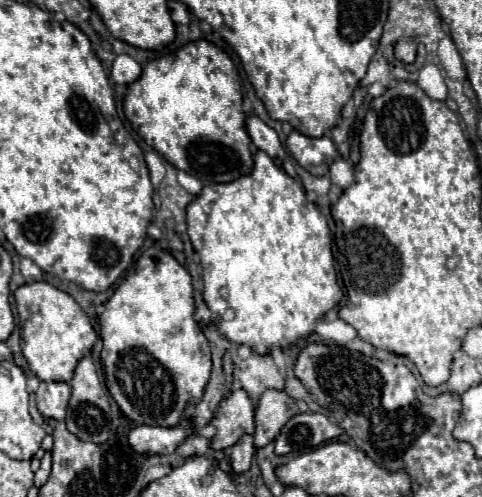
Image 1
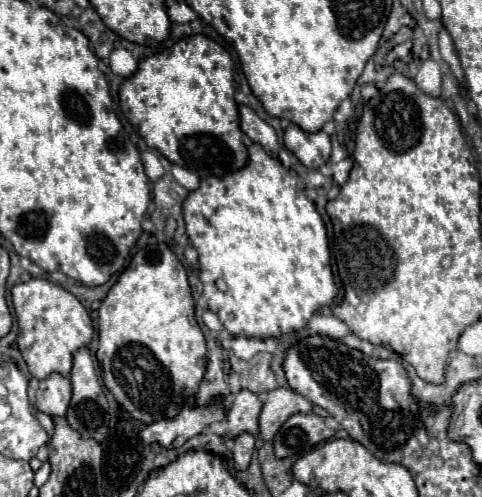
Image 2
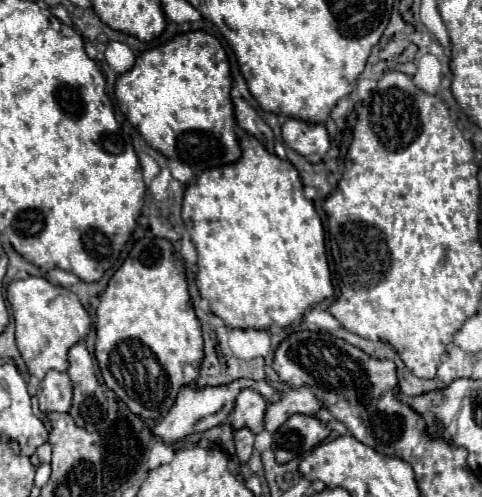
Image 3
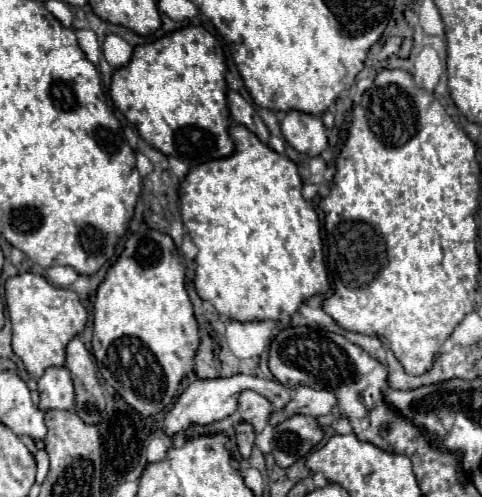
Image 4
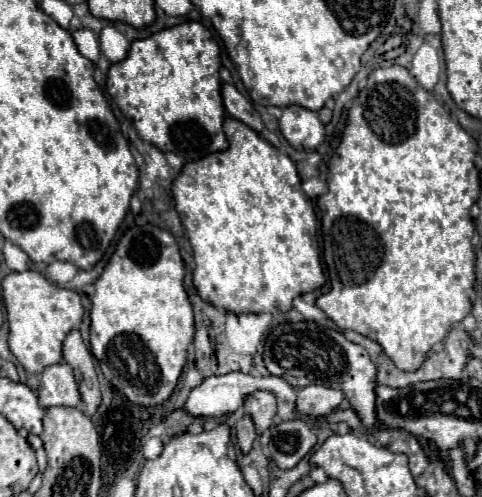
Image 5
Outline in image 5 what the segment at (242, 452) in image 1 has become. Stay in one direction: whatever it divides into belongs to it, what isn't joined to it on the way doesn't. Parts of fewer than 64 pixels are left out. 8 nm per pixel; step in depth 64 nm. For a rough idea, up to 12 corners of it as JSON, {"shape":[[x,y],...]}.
{"shape":[[242,416],[236,424],[238,446],[244,454],[250,452],[256,438],[254,422]]}

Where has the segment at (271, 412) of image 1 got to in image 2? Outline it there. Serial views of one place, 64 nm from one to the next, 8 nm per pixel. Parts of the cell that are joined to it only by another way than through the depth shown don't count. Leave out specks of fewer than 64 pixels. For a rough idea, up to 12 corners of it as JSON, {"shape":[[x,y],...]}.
{"shape":[[290,388],[266,394],[258,438],[270,442],[296,412],[312,402]]}

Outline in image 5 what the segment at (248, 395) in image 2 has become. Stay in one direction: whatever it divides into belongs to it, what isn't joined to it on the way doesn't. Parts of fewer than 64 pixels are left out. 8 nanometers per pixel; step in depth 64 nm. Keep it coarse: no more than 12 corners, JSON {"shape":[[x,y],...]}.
{"shape":[[252,392],[242,410],[252,416],[256,432],[272,426],[276,398]]}

